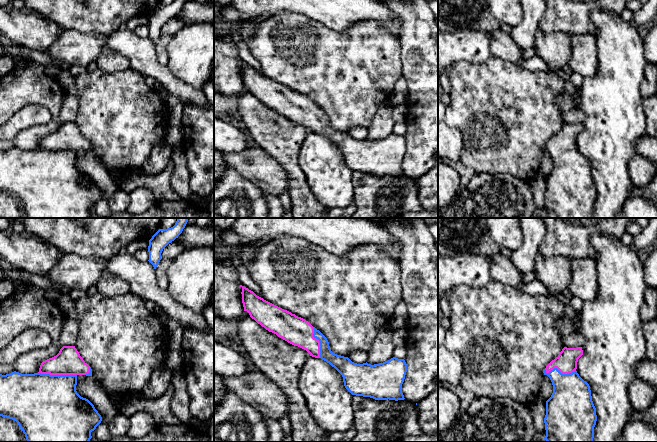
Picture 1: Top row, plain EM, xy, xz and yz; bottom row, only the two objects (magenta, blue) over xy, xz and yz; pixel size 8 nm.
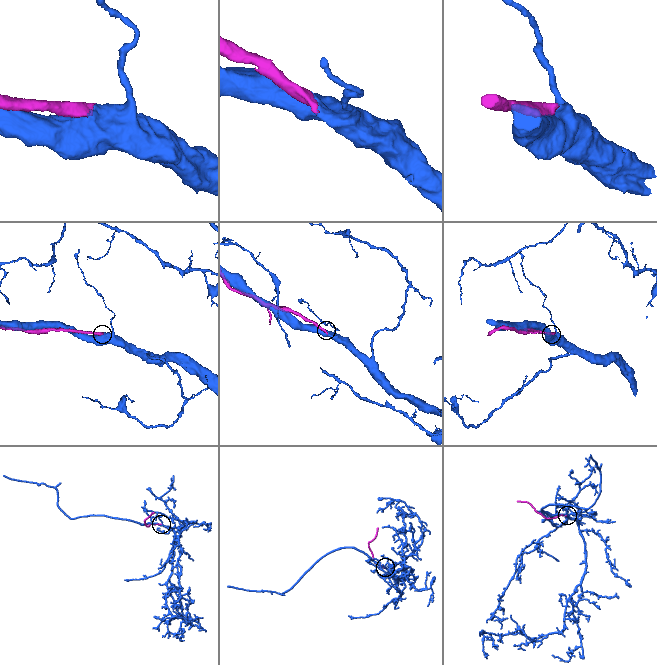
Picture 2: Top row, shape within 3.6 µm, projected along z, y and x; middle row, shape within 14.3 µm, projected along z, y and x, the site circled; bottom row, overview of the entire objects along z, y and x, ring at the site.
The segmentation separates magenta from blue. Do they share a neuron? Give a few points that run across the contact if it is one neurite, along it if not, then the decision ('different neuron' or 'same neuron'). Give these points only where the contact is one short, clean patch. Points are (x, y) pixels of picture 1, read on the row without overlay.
same neuron

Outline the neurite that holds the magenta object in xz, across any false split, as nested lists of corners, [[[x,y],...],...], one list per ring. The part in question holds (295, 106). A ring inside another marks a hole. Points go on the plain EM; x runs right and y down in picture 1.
[[[242,64],[242,79],[252,95],[288,119],[321,134],[343,153],[345,164],[356,172],[375,176],[404,176],[402,160],[407,148],[404,135],[396,133],[379,140],[357,140],[330,125],[327,114],[305,95],[284,86],[253,67]]]

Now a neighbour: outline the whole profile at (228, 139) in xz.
[[[214,117],[214,150],[222,154],[238,153],[250,143],[248,136],[240,129]]]

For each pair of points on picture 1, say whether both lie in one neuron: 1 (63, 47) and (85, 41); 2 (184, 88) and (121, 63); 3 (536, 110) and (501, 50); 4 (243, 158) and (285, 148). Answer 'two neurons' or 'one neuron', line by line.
1: one neuron
2: two neurons
3: two neurons
4: two neurons

